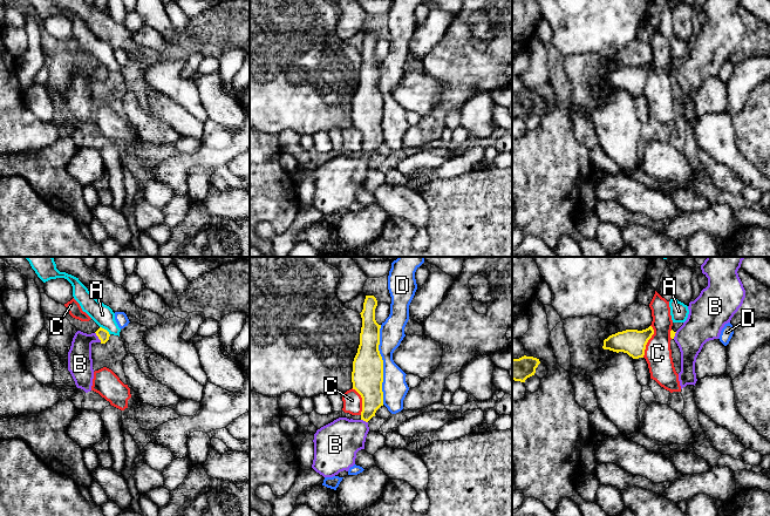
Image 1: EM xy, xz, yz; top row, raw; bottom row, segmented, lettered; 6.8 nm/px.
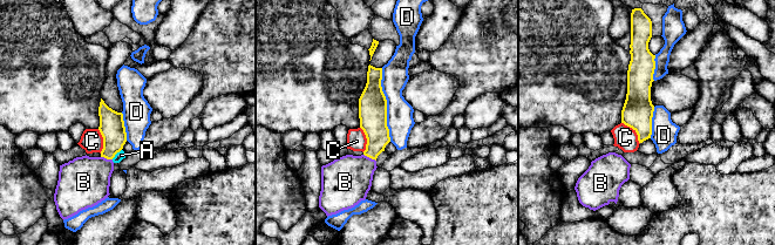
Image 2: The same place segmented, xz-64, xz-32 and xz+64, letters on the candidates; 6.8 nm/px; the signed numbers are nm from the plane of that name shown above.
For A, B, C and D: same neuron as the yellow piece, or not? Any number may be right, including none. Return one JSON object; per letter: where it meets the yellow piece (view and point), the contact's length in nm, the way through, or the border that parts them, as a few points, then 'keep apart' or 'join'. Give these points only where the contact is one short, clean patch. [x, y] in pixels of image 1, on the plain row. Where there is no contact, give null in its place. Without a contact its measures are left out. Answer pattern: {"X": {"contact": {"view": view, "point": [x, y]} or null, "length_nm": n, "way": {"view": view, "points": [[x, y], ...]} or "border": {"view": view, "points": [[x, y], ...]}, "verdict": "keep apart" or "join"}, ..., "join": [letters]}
{"A": {"contact": {"view": "xy", "point": [106, 67]}, "length_nm": 90, "border": {"view": "xy", "points": [[100, 63], [109, 72]]}, "verdict": "keep apart"}, "B": {"contact": {"view": "xy", "point": [97, 73]}, "length_nm": 80, "way": {"view": "xy", "points": [[103, 72], [97, 73], [81, 86], [80, 101]]}, "verdict": "join"}, "C": {"contact": {"view": "yz", "point": [647, 79]}, "length_nm": 240, "border": {"view": "yz", "points": [[651, 62], [653, 72], [647, 79], [642, 94]]}, "verdict": "keep apart"}, "D": {"contact": {"view": "xz", "point": [382, 102]}, "length_nm": 550, "verdict": "keep apart"}, "join": ["B"]}

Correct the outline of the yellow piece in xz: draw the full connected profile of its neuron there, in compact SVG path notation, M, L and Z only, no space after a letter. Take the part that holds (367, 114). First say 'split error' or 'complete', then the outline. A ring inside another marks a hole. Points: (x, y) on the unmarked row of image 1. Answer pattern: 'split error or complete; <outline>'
split error; M366 33L360 50L360 82L353 99L352 120L362 135L361 156L339 155L314 171L312 205L323 215L348 209L355 202L356 190L364 186L368 158L383 143L383 97L379 88L381 62L375 57L376 43L376 35Z

